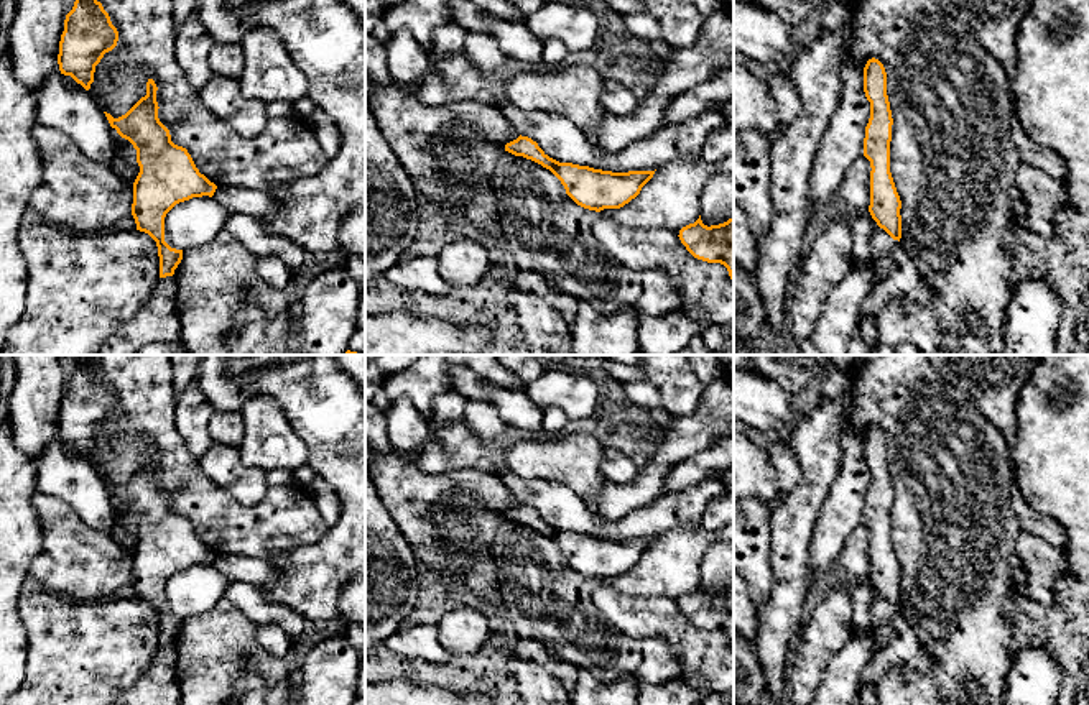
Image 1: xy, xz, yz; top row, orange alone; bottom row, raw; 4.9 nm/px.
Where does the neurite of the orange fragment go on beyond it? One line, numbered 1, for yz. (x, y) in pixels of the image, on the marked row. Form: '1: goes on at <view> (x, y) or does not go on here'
1: does not go on here

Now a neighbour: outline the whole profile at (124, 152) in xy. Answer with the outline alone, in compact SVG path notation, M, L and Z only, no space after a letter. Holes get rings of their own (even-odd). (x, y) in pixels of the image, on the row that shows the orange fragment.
M110 127L110 135L114 141L114 156L122 163L122 168L123 168L123 173L120 177L130 186L133 186L140 173L140 166L137 163L137 150L128 140L122 138L117 133L117 130L112 127Z

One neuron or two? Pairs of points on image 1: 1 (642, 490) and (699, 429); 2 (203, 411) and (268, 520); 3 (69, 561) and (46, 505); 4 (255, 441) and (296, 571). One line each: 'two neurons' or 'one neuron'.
1: one neuron
2: two neurons
3: one neuron
4: two neurons

